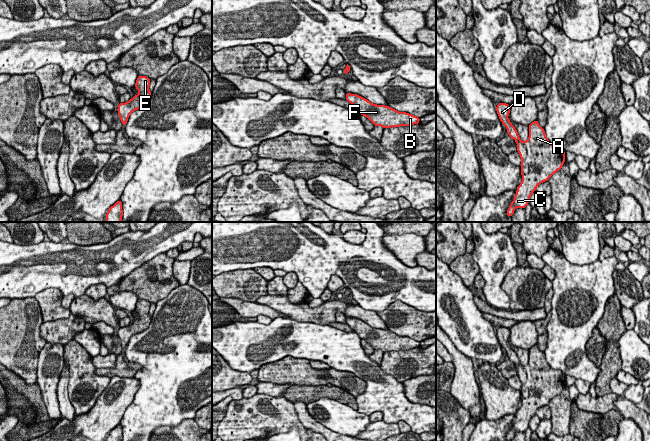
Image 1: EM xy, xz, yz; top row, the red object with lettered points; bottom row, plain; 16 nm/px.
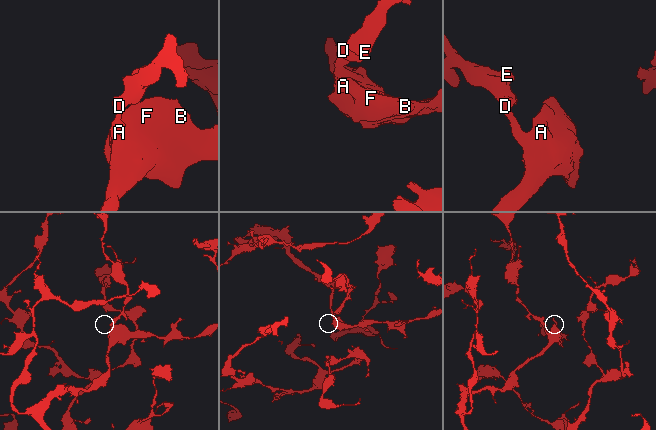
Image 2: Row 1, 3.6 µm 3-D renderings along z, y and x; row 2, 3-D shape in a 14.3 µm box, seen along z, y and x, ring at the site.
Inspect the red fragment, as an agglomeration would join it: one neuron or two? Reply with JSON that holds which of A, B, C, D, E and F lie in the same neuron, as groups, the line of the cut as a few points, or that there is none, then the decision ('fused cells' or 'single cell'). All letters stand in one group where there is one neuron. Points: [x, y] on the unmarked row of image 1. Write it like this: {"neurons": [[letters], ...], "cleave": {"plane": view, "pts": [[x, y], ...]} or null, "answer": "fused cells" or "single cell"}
{"neurons": [["A", "B", "C", "D", "E", "F"]], "cleave": null, "answer": "single cell"}

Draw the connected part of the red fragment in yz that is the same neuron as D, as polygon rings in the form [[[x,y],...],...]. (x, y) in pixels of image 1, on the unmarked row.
[[[498,327],[496,335],[500,345],[507,352],[507,357],[516,365],[517,375],[522,384],[522,406],[517,411],[515,421],[506,436],[512,441],[516,431],[525,432],[528,429],[530,420],[539,408],[549,404],[562,392],[566,385],[565,376],[560,370],[554,370],[549,366],[538,344],[529,349],[529,362],[523,366],[508,343],[510,329]]]

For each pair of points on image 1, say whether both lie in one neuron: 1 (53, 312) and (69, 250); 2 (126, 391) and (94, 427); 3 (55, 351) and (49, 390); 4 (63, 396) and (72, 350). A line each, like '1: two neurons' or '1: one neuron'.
1: two neurons
2: one neuron
3: one neuron
4: two neurons

